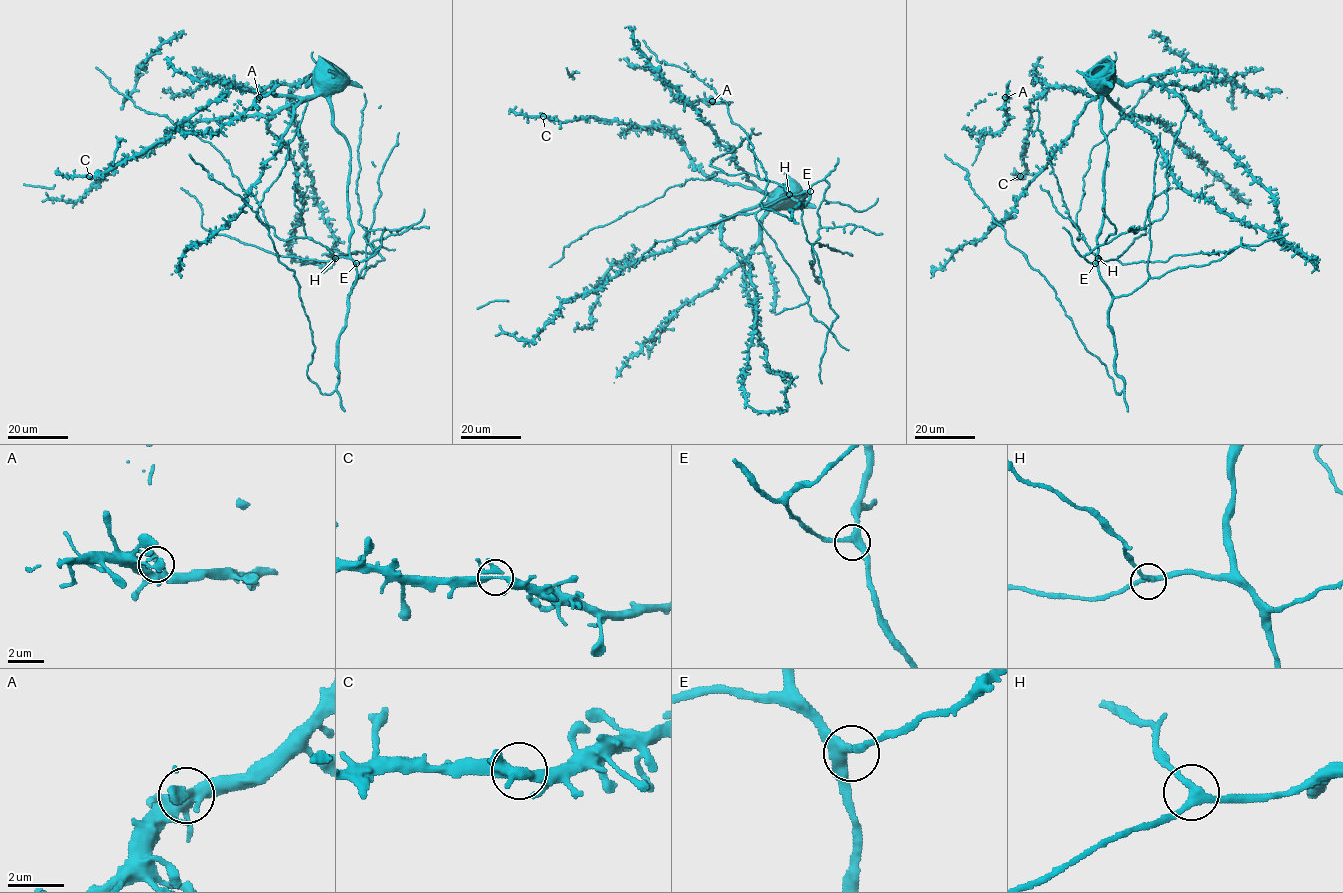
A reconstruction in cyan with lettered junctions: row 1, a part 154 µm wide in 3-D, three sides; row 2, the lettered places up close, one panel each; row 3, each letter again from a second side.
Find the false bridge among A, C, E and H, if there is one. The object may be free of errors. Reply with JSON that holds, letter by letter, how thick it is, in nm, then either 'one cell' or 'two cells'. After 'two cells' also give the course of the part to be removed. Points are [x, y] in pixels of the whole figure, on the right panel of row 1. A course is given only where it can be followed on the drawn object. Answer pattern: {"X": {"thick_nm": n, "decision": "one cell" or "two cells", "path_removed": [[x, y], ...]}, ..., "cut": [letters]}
{"A": {"thick_nm": 300, "decision": "one cell"}, "C": {"thick_nm": 240, "decision": "one cell"}, "E": {"thick_nm": 320, "decision": "one cell"}, "H": {"thick_nm": 260, "decision": "one cell"}, "cut": []}

